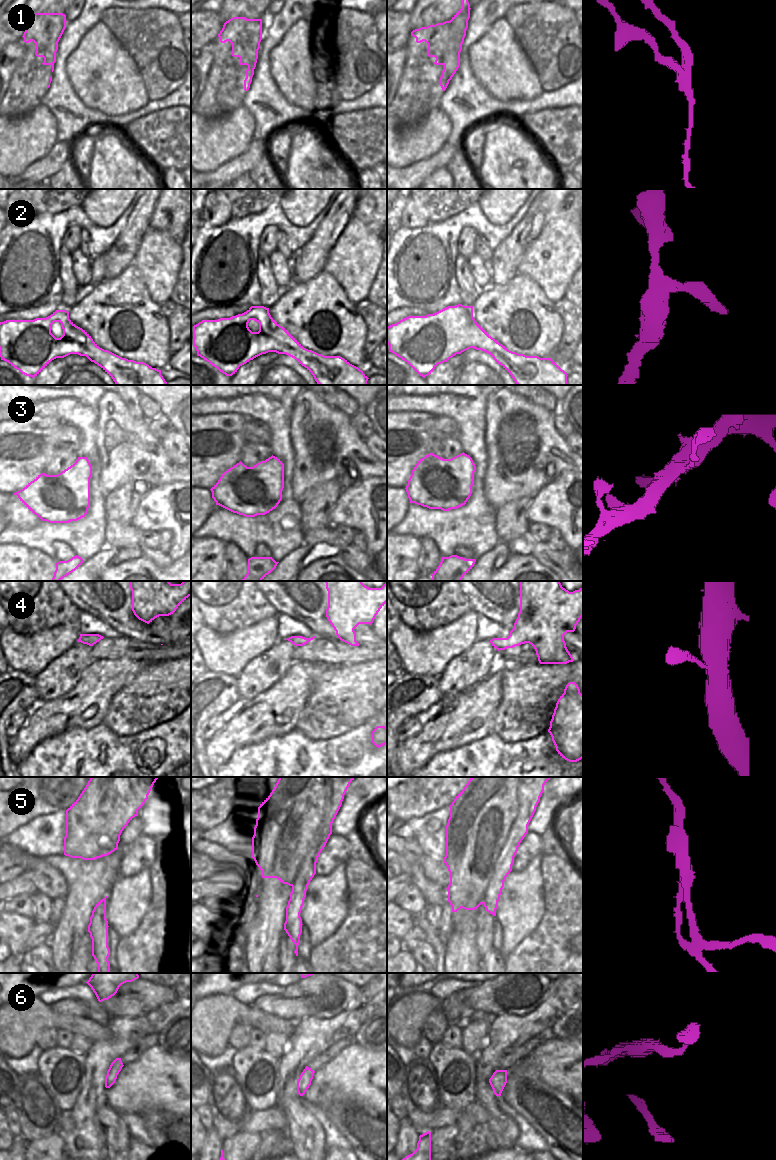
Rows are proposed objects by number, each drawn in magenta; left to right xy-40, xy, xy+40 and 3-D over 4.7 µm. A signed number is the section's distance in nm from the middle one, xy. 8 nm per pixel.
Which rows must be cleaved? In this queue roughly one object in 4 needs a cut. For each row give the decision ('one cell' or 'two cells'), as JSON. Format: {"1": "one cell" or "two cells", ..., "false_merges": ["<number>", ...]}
{"1": "two cells", "2": "one cell", "3": "one cell", "4": "one cell", "5": "two cells", "6": "one cell", "false_merges": ["1", "5"]}

